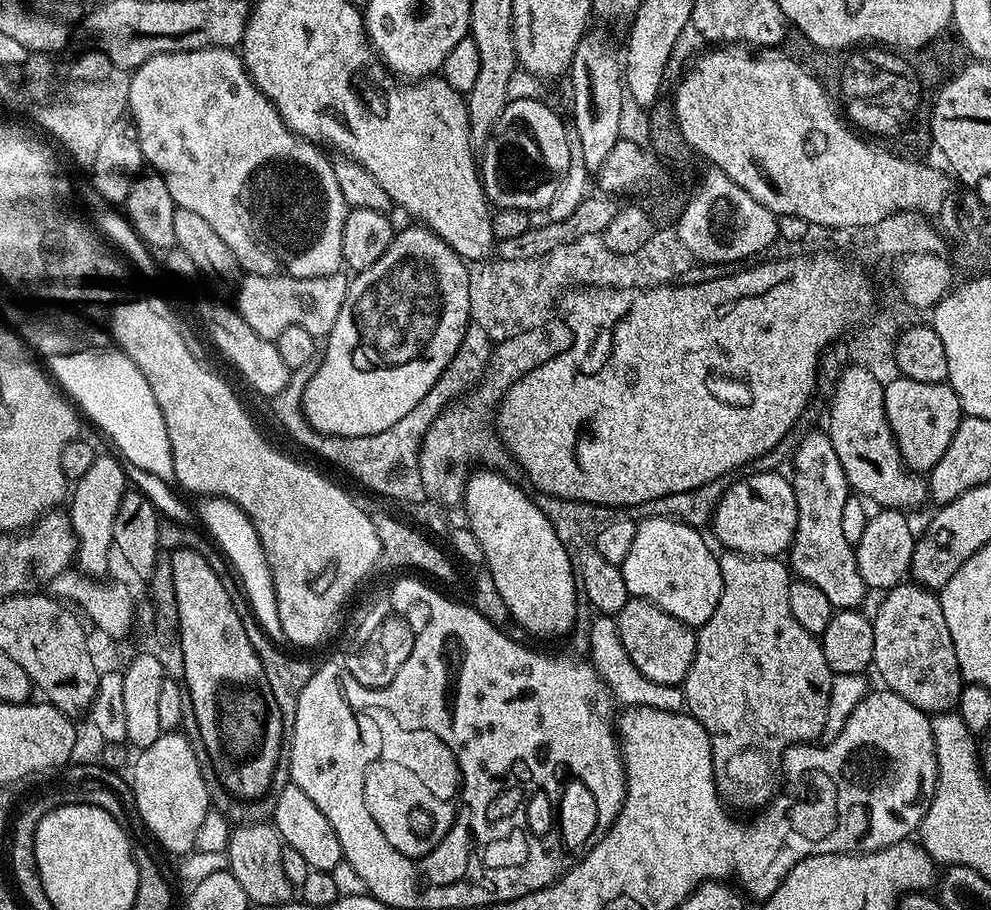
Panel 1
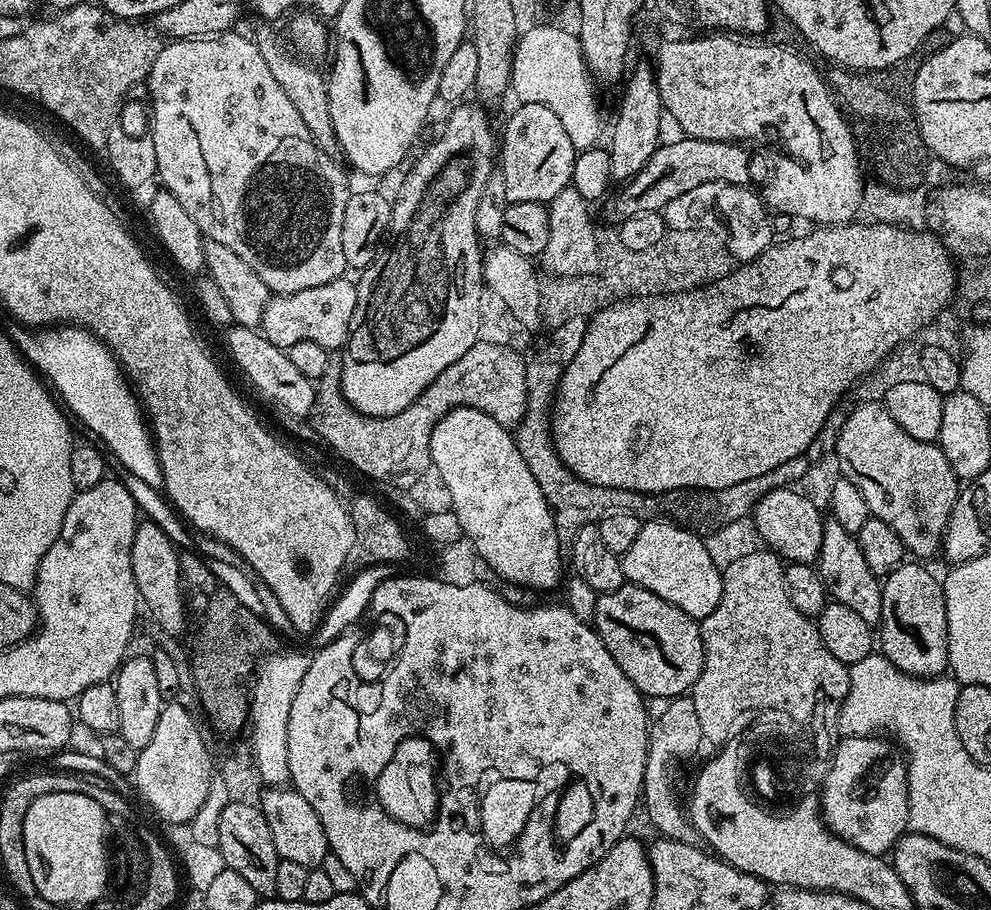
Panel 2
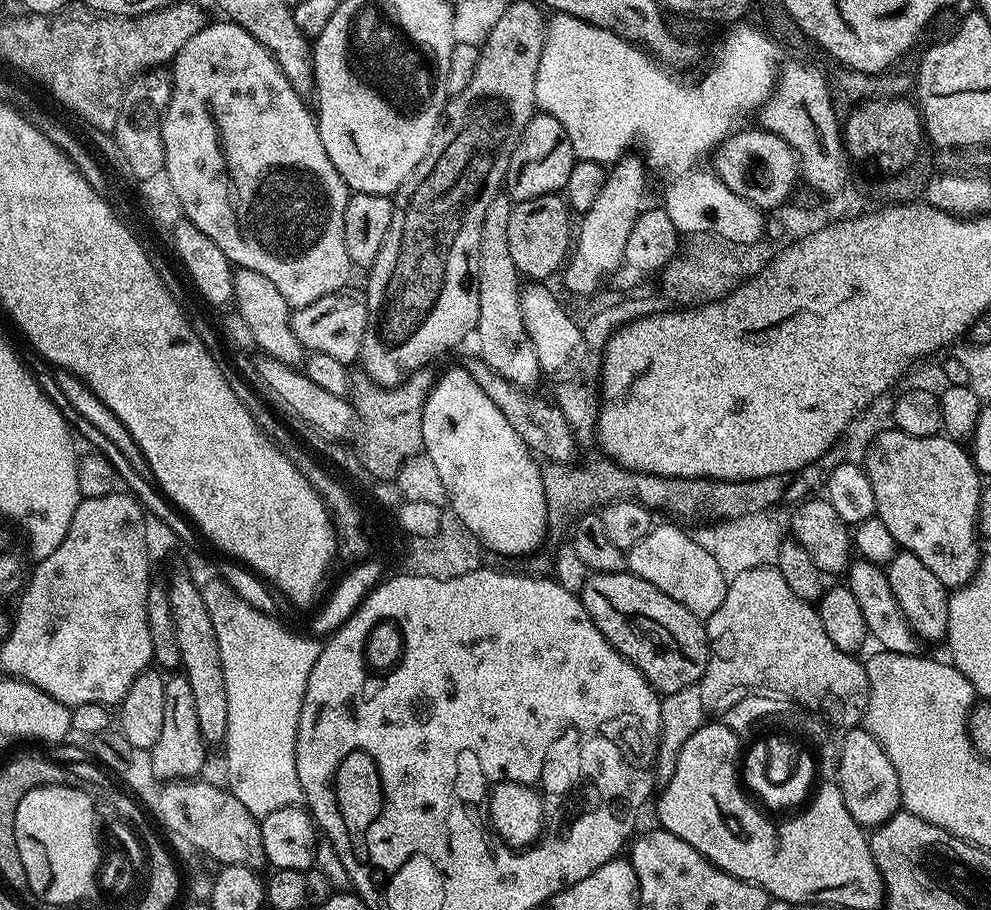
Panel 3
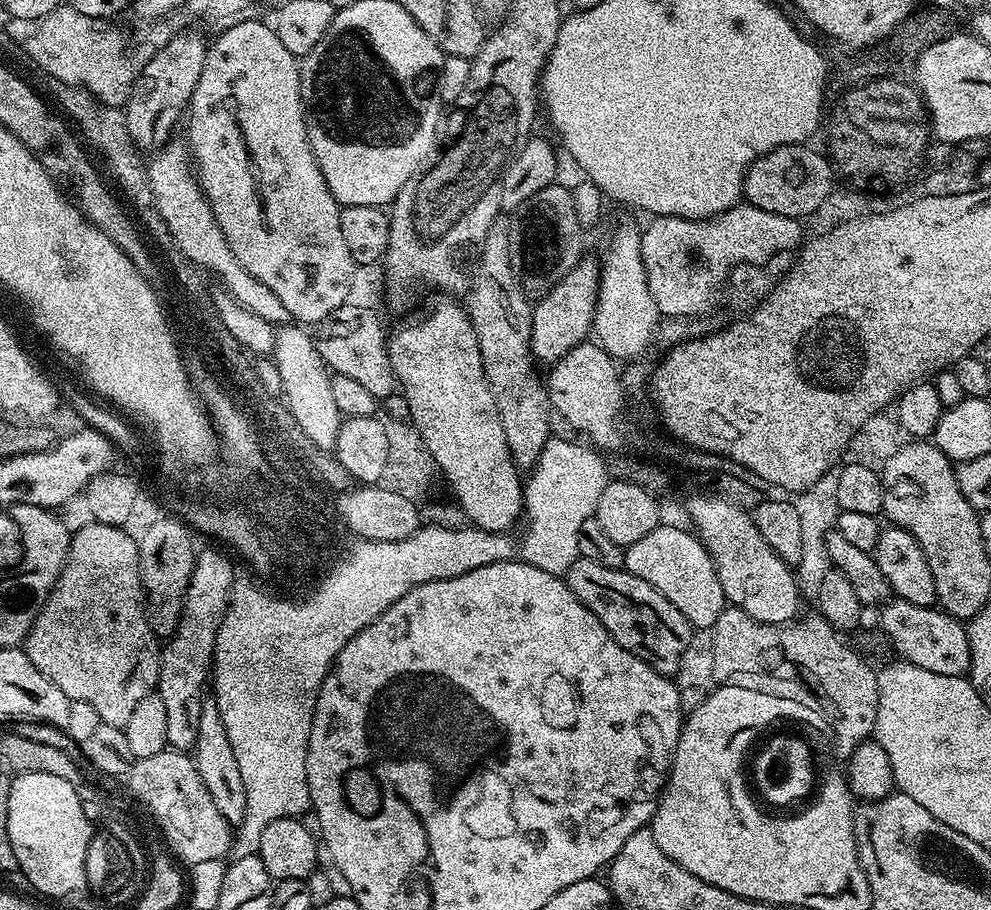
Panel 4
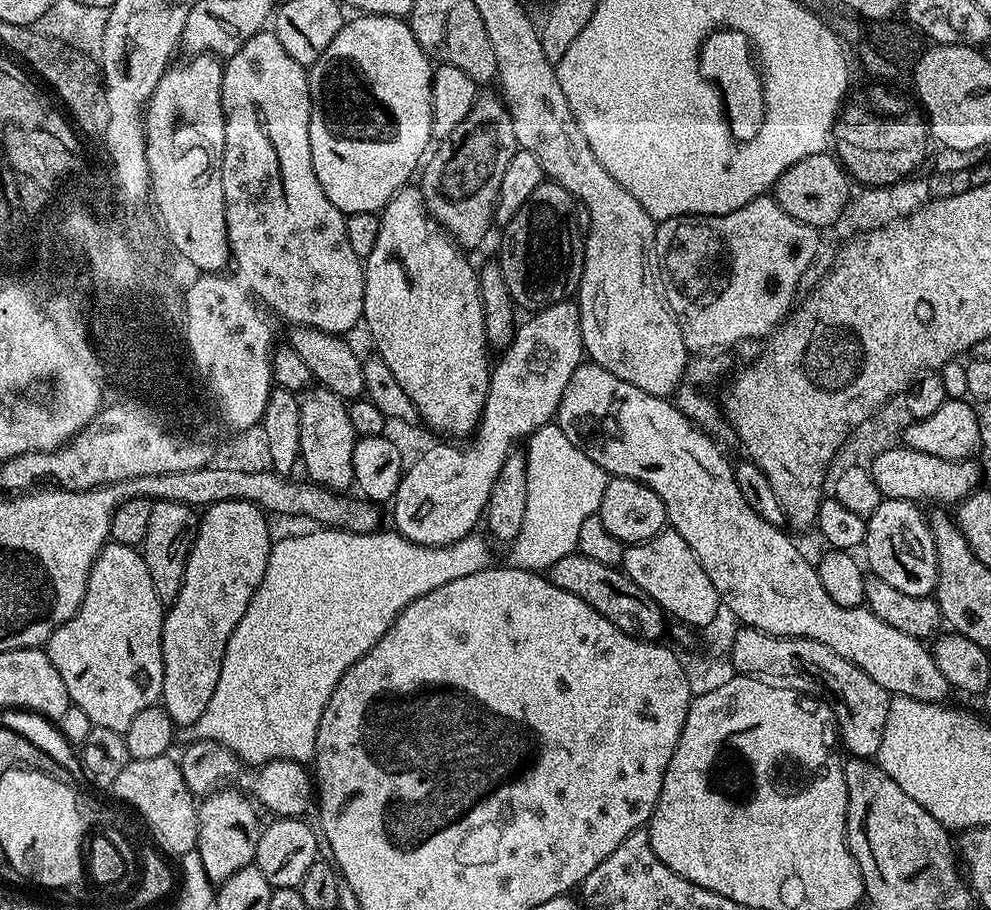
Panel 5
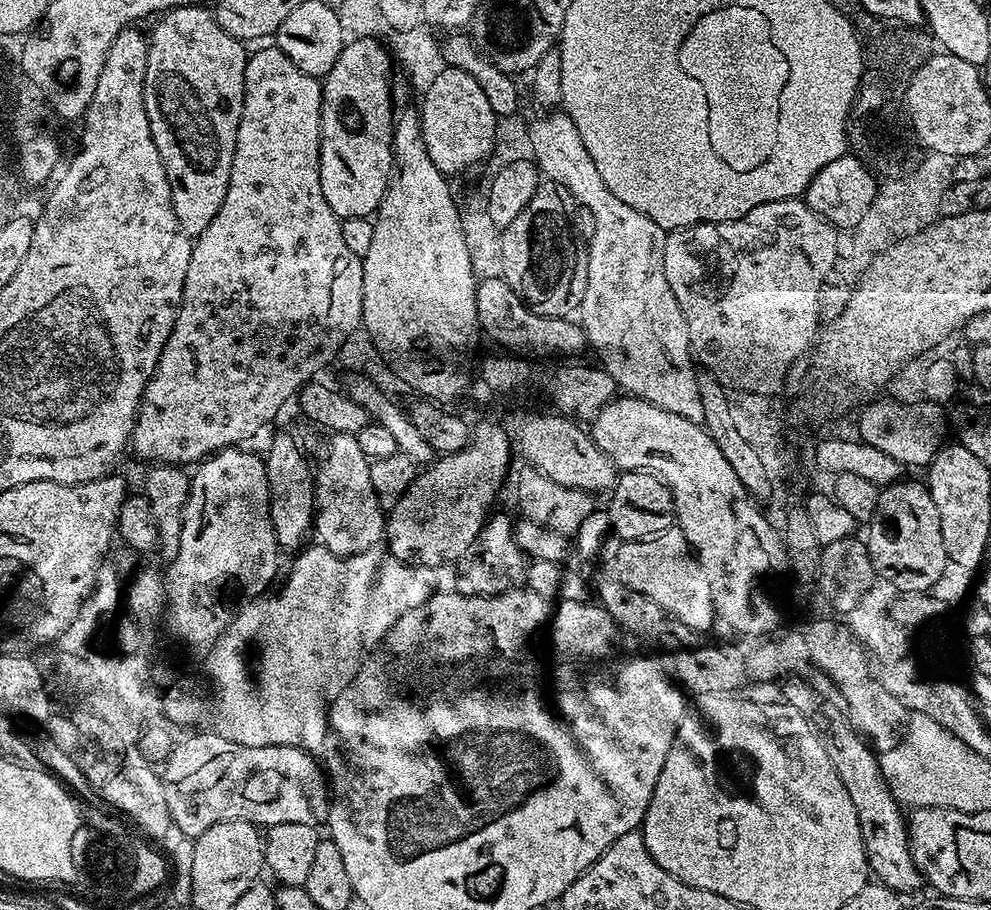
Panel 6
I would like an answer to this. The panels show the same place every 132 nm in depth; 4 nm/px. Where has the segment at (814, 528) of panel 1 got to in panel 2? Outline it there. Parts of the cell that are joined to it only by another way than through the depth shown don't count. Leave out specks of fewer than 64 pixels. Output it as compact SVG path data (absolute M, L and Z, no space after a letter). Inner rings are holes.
M828 518L824 522L822 550L818 561L818 571L828 588L829 597L835 603L850 606L850 610L858 610L858 615L873 626L879 625L882 618L882 580L866 566L866 558L862 558L862 550L858 546L853 533L842 530L838 522Z

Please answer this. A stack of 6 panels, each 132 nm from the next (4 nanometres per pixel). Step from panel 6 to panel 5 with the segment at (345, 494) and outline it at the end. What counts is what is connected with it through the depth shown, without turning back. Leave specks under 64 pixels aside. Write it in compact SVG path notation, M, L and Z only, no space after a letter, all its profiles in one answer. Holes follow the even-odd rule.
M316 386L301 399L300 459L311 483L336 494L343 493L343 488L351 489L354 484L354 446L357 439L356 431L350 426L348 404L338 394Z

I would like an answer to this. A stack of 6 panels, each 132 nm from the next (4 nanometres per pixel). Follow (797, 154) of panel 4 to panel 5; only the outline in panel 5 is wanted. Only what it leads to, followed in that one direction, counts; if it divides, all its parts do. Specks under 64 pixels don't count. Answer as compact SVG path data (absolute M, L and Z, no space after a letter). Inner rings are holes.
M822 153L802 158L802 162L794 162L794 166L790 166L786 174L778 178L774 199L780 203L782 210L786 210L786 214L790 214L790 218L798 218L798 222L806 222L817 230L826 228L850 203L850 184L844 179L842 170L839 160L834 155Z

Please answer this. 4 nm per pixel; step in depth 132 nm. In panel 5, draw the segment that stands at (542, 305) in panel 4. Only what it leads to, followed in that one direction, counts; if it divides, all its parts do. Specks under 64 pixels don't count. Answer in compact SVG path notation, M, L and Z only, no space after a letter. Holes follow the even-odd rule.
M569 298L562 302L554 302L550 306L533 311L528 321L521 323L516 330L516 337L513 338L511 344L499 353L500 361L495 361L494 367L491 369L492 377L490 378L490 386L486 394L486 406L480 415L480 424L477 426L474 435L459 448L459 443L444 442L448 444L433 443L430 450L426 450L426 454L422 454L422 458L418 458L418 462L407 465L404 469L404 477L400 479L400 485L396 491L394 499L391 501L392 520L395 531L405 536L410 542L421 544L422 546L446 546L450 542L458 542L462 538L473 535L477 531L476 523L481 523L482 517L485 515L488 499L490 498L490 490L494 490L494 478L498 478L498 470L502 470L502 462L506 462L506 458L517 447L519 442L527 441L532 433L536 432L542 426L553 423L557 419L560 403L562 402L562 394L566 394L566 382L570 382L570 378L574 378L574 370L578 370L578 366L585 359L584 343L582 342L582 326L580 325L580 306L575 299Z

